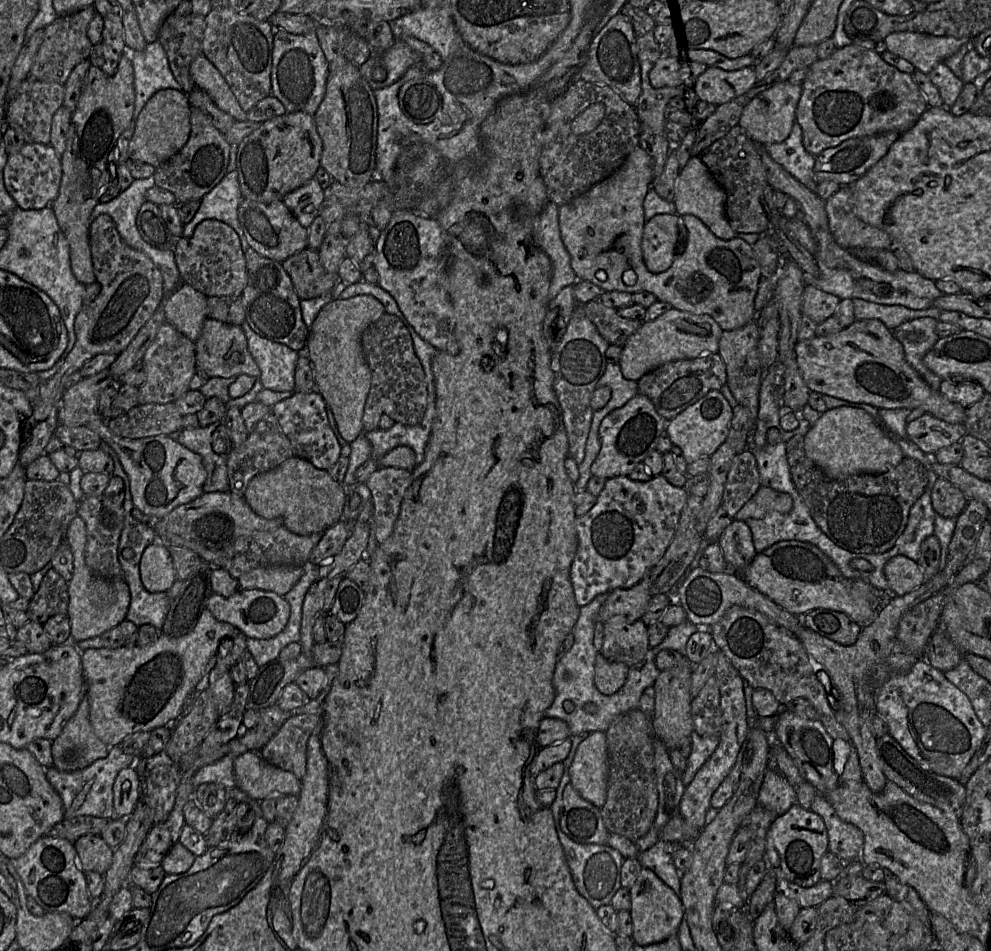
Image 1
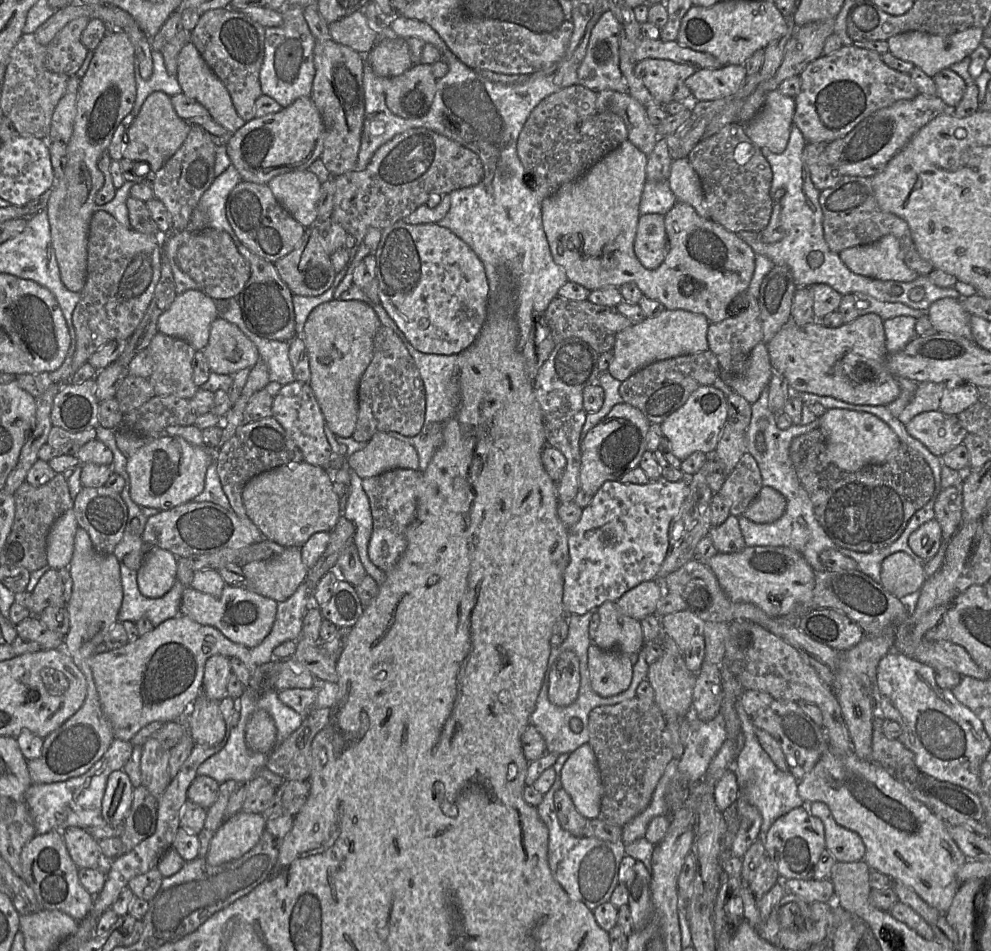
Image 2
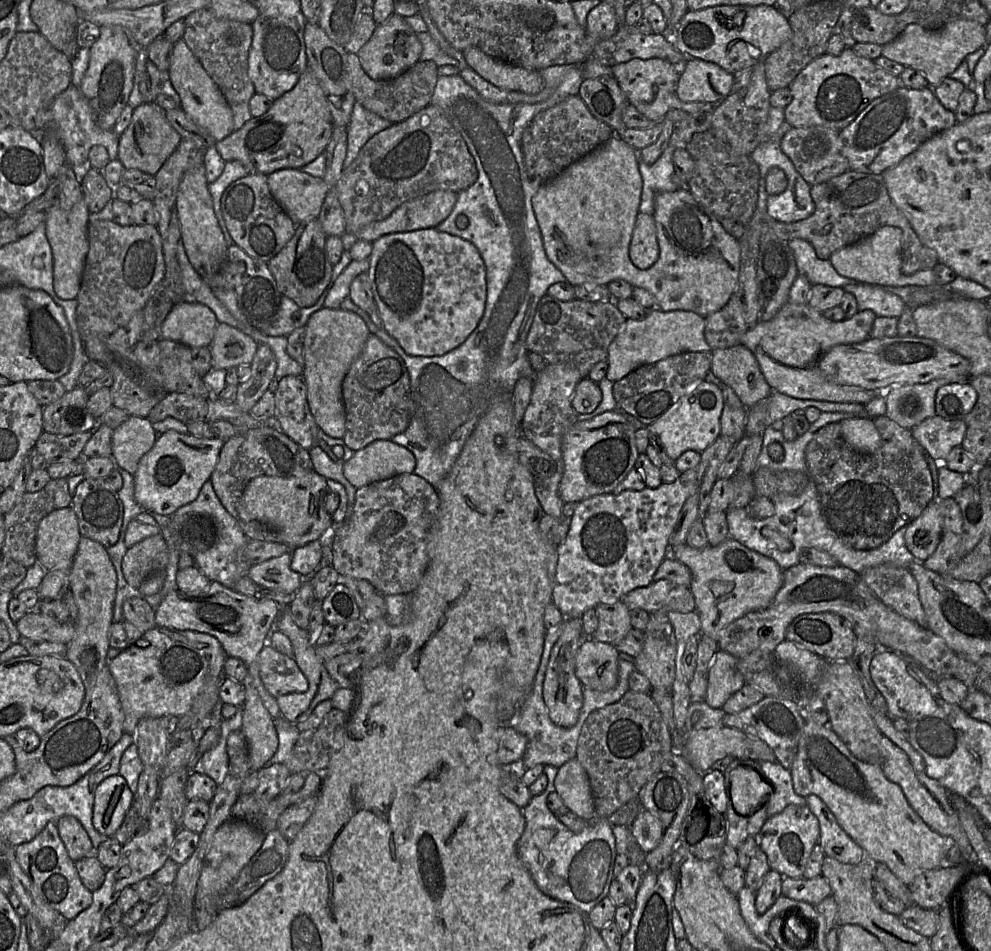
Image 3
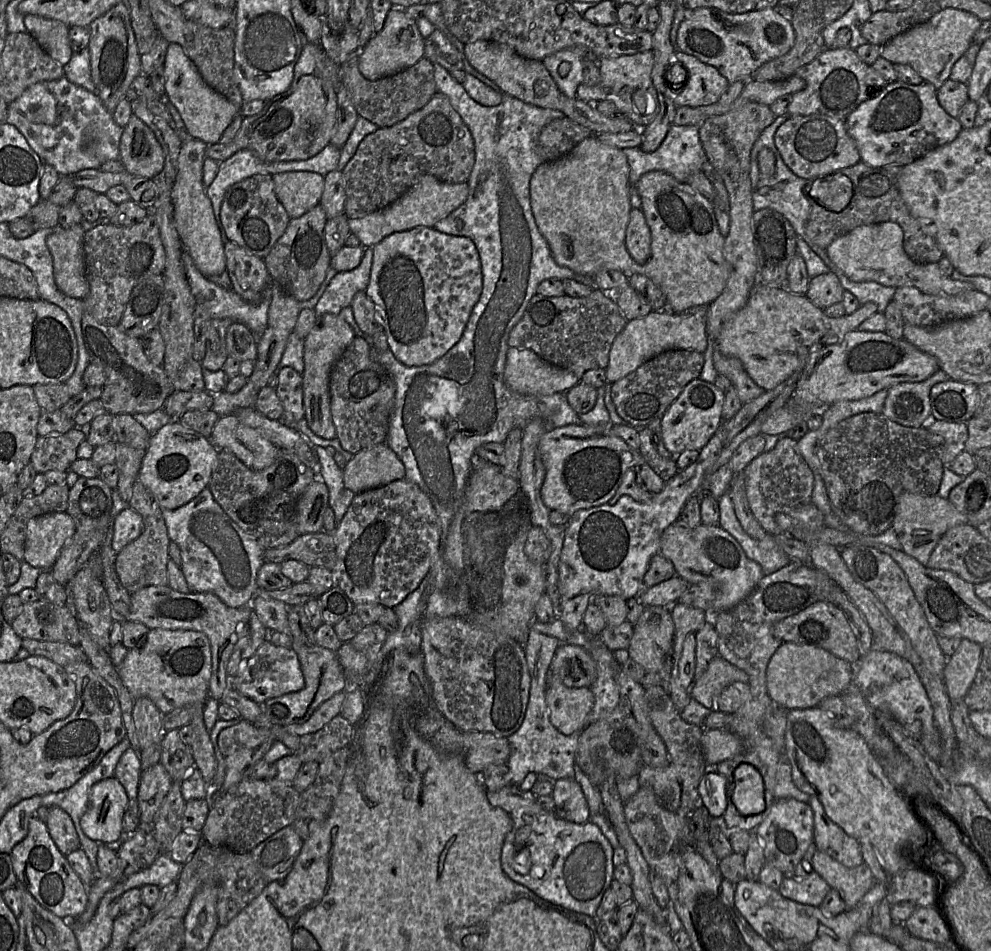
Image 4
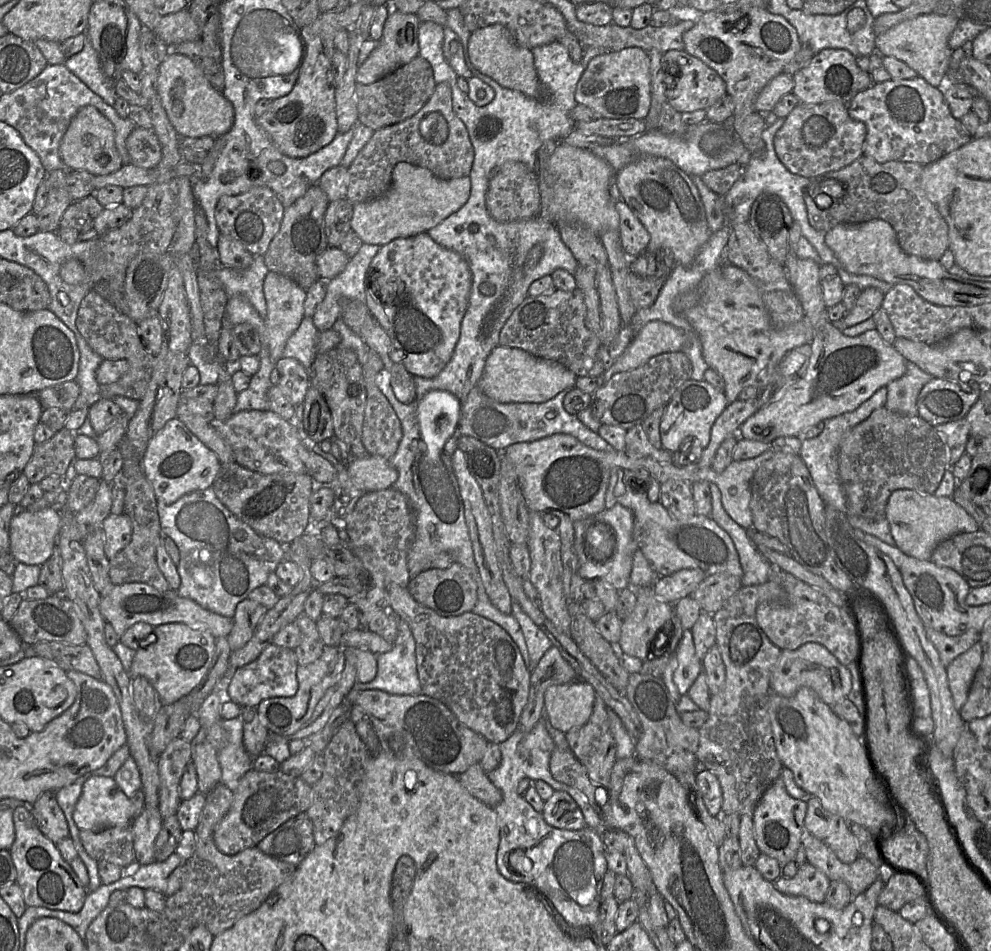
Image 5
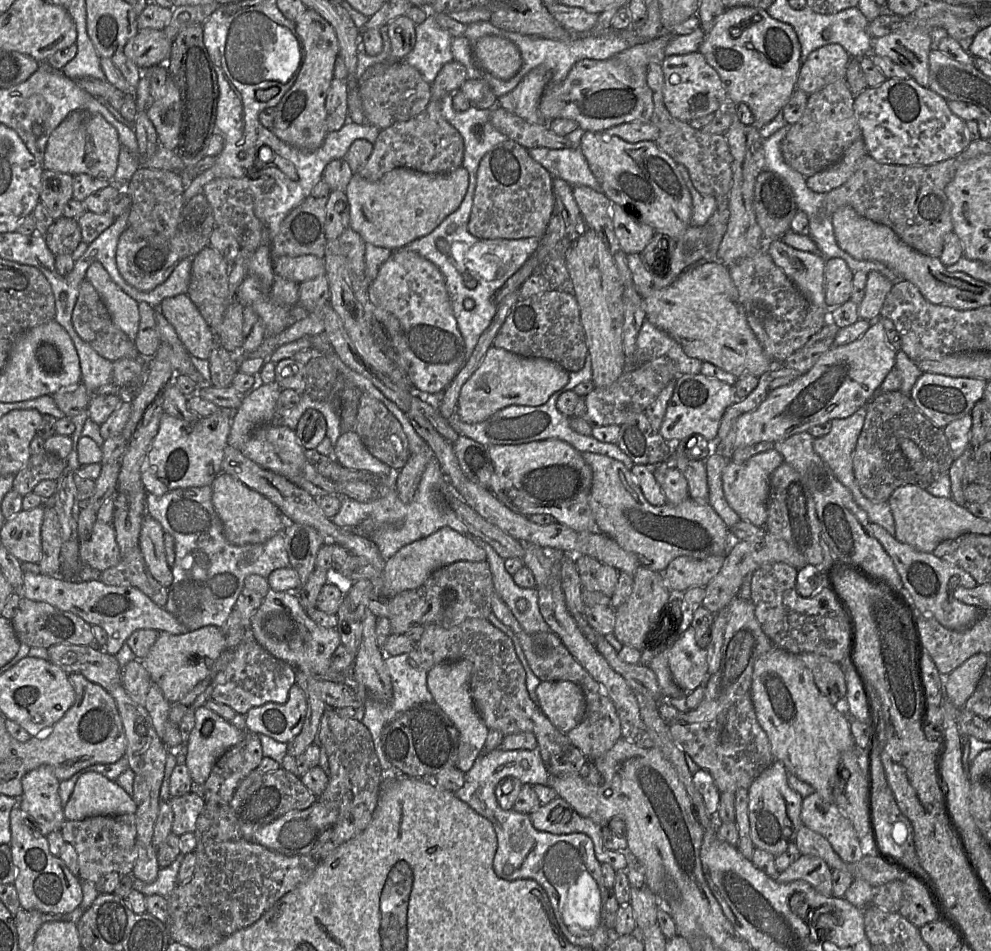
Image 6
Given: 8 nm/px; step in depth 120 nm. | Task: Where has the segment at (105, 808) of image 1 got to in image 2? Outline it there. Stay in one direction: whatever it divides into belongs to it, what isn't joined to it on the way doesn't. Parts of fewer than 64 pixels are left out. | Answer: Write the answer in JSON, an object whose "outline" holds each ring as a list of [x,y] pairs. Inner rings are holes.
{"outline":[[[114,739],[108,750],[86,773],[66,781],[31,784],[25,792],[25,801],[34,821],[36,834],[51,830],[65,830],[68,827],[91,829],[107,825],[102,816],[102,800],[108,776],[122,770],[130,759],[133,744],[130,741]]]}

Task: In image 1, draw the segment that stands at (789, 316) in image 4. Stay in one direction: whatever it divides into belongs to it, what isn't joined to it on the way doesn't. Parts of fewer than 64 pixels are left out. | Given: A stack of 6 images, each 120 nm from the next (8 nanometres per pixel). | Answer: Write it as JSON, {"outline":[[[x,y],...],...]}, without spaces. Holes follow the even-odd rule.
{"outline":[[[856,320],[850,326],[828,336],[814,336],[798,341],[795,354],[802,378],[810,391],[855,403],[869,404],[877,409],[922,408],[925,413],[952,424],[964,424],[966,408],[950,402],[939,391],[932,390],[918,372],[906,361],[902,344],[881,321]]]}

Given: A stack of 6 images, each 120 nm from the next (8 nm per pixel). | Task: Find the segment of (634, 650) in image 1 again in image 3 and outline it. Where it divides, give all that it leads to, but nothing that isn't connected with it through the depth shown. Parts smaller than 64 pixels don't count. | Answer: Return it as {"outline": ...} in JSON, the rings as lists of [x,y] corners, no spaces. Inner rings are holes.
{"outline":[[[622,600],[600,603],[595,607],[599,625],[591,636],[600,642],[617,645],[633,628],[630,609]]]}

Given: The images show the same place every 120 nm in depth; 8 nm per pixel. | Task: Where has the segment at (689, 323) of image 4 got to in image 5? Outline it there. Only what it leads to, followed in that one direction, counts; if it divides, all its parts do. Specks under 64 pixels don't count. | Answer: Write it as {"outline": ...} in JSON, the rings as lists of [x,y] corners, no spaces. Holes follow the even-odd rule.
{"outline":[[[658,320],[642,327],[624,352],[605,370],[603,383],[615,374],[634,370],[662,353],[680,352],[686,343],[683,330]]]}

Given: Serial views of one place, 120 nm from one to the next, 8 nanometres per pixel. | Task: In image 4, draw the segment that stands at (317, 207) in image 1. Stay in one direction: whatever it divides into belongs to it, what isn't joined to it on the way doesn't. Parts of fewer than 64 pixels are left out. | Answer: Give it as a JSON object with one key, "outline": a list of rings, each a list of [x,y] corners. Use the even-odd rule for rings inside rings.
{"outline":[[[308,171],[282,172],[272,176],[275,194],[290,219],[303,216],[320,204],[324,176]]]}

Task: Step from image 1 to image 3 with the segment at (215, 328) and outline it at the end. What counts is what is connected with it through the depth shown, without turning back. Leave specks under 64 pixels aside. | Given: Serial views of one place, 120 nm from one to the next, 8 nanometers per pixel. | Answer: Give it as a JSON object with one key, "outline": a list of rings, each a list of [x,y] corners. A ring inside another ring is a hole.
{"outline":[[[218,323],[209,345],[211,366],[226,370],[241,364],[251,364],[258,346],[254,339],[237,328]]]}

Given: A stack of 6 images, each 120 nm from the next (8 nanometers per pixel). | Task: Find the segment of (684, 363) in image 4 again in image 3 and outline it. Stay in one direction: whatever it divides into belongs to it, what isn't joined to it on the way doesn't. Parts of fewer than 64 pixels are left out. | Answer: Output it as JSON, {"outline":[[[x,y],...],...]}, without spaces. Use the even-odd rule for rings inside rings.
{"outline":[[[685,352],[638,367],[614,382],[613,396],[617,408],[645,426],[652,425],[664,417],[695,385],[705,381],[707,373],[711,370],[711,360],[711,352]]]}

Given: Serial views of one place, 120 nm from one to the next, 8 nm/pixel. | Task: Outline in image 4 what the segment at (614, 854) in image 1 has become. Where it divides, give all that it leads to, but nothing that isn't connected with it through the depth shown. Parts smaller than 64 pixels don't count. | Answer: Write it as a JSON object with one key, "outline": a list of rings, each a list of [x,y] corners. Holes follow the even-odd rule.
{"outline":[[[521,807],[509,814],[513,827],[501,852],[504,873],[552,904],[594,916],[614,879],[614,850],[599,826],[591,821],[583,824],[569,822],[553,813],[542,815],[530,807]]]}

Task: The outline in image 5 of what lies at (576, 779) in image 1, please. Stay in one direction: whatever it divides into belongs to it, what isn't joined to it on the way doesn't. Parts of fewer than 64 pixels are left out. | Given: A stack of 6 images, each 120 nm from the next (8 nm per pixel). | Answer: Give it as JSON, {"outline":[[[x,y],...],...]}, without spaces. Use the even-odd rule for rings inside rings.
{"outline":[[[554,791],[541,812],[545,822],[559,829],[581,830],[587,827],[583,813],[575,800],[564,791]]]}

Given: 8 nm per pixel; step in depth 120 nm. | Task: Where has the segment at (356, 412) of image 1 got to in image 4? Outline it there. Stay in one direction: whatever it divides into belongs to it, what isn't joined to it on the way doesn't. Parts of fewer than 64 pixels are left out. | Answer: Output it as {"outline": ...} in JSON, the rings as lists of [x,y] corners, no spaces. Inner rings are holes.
{"outline":[[[324,314],[317,320],[304,340],[303,403],[305,420],[309,428],[324,439],[336,437],[336,429],[331,416],[329,392],[330,372],[334,363],[356,337],[355,330],[340,316]]]}

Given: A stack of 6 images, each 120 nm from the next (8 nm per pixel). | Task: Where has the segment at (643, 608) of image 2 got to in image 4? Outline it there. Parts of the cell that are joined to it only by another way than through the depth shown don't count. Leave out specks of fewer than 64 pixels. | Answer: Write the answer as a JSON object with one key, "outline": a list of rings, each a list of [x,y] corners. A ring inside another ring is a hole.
{"outline":[[[675,575],[654,586],[643,588],[637,598],[644,606],[670,607],[689,586],[685,579]]]}

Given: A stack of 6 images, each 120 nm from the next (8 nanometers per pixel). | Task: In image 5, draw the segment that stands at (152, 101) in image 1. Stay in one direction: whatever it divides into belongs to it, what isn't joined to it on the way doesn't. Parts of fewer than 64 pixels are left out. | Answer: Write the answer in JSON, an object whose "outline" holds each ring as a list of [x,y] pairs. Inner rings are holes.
{"outline":[[[136,127],[126,139],[131,164],[154,169],[162,158],[162,147],[153,130]]]}

